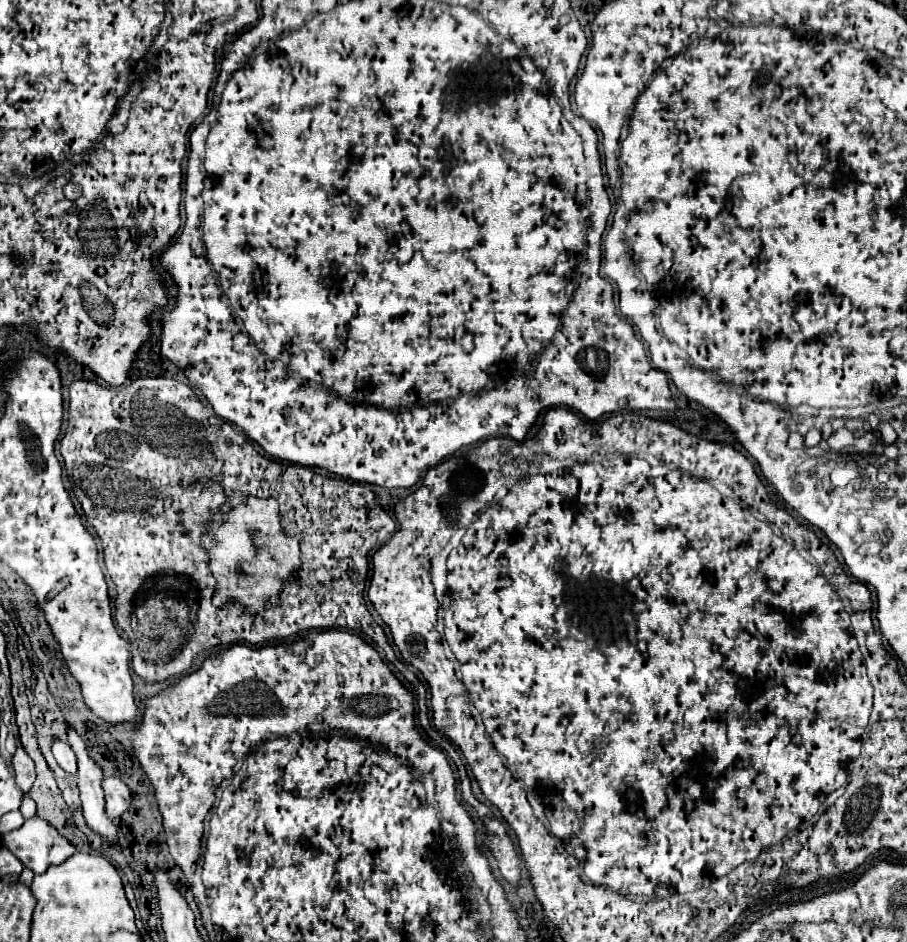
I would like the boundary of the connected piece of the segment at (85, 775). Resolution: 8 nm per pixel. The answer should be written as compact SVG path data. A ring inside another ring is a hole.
M68 728L68 744L78 756L78 790L82 800L82 814L86 826L102 836L104 842L118 846L118 830L104 812L104 792L102 792L102 772L90 760L82 738Z

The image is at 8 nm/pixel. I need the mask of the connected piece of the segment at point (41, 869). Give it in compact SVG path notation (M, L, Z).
M42 818L26 820L18 830L2 836L4 846L30 870L44 874L48 866L62 864L76 848Z

